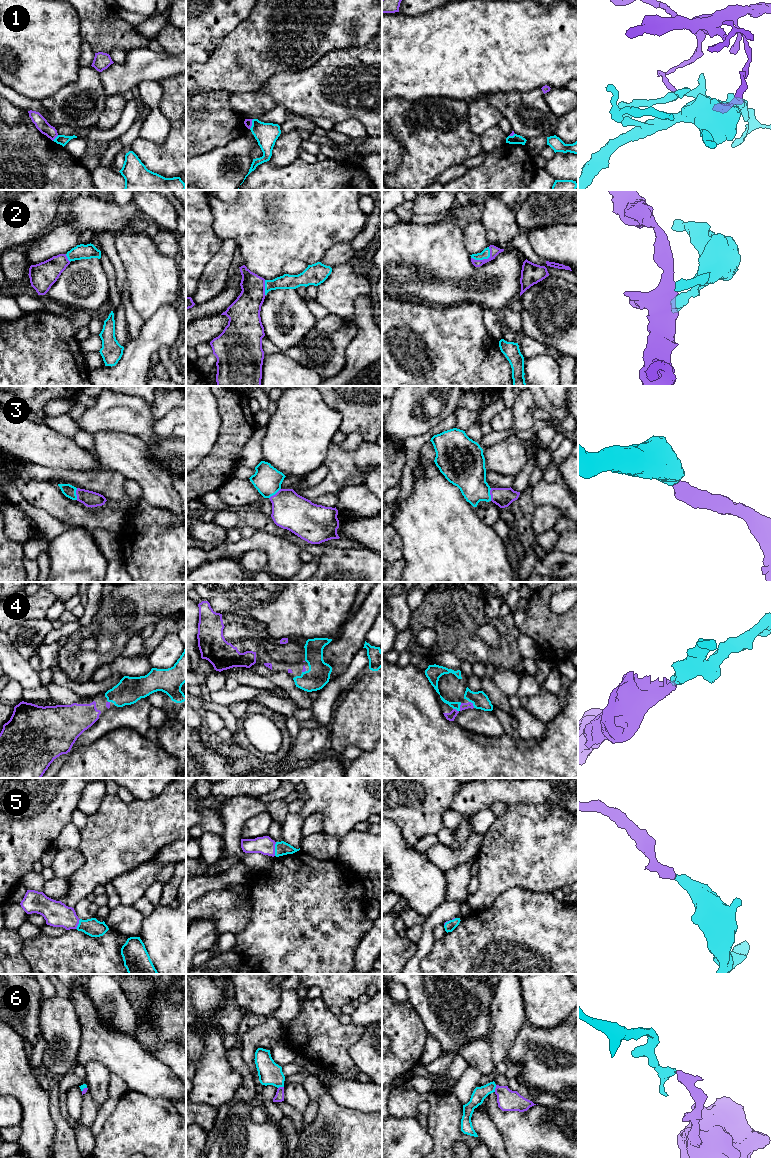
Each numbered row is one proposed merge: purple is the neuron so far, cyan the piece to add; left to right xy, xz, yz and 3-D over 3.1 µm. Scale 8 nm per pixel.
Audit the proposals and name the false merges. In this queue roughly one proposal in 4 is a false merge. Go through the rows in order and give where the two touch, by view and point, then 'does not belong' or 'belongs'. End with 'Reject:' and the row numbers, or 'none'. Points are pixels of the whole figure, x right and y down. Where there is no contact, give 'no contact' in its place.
1: xz (251, 124) | does not belong
2: yz (484, 259) | belongs
3: yz (490, 494) | belongs
4: yz (460, 709) | belongs
5: xz (274, 849) | belongs
6: yz (495, 1088) | belongs
Reject: 1

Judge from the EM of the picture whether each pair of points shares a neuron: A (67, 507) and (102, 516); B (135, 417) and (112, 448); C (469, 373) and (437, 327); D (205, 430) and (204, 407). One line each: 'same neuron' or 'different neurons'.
A: same neuron
B: different neurons
C: same neuron
D: same neuron

